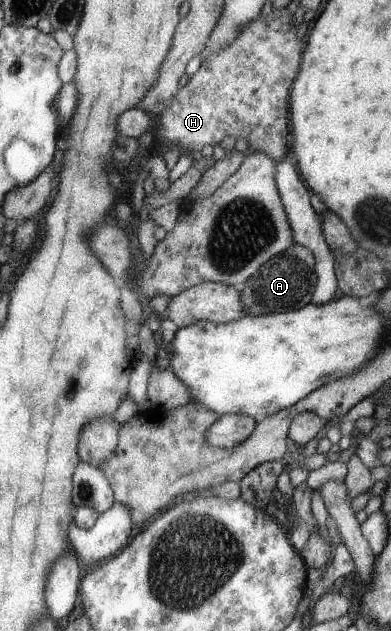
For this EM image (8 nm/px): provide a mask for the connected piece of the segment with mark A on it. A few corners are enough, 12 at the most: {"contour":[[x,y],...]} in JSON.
{"contour":[[294,244],[241,290],[245,315],[311,303],[314,253]]}

